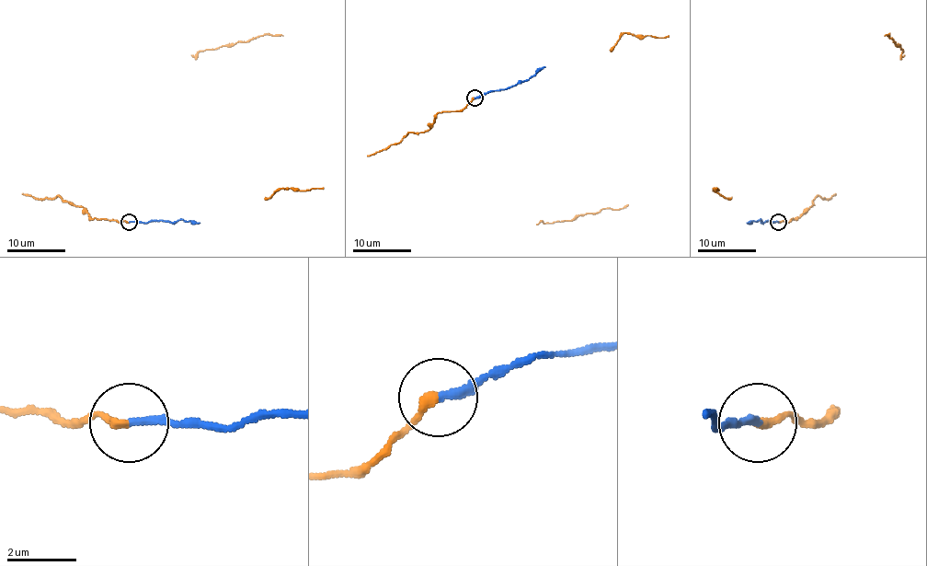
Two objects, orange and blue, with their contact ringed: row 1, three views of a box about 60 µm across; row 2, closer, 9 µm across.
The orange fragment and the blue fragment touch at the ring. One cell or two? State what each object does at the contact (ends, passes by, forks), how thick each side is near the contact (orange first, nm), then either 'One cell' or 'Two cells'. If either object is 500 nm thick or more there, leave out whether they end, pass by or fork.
At the ring orange ends. At the ring blue ends. Thickness 240 nm (orange) against 240 nm. One cell

